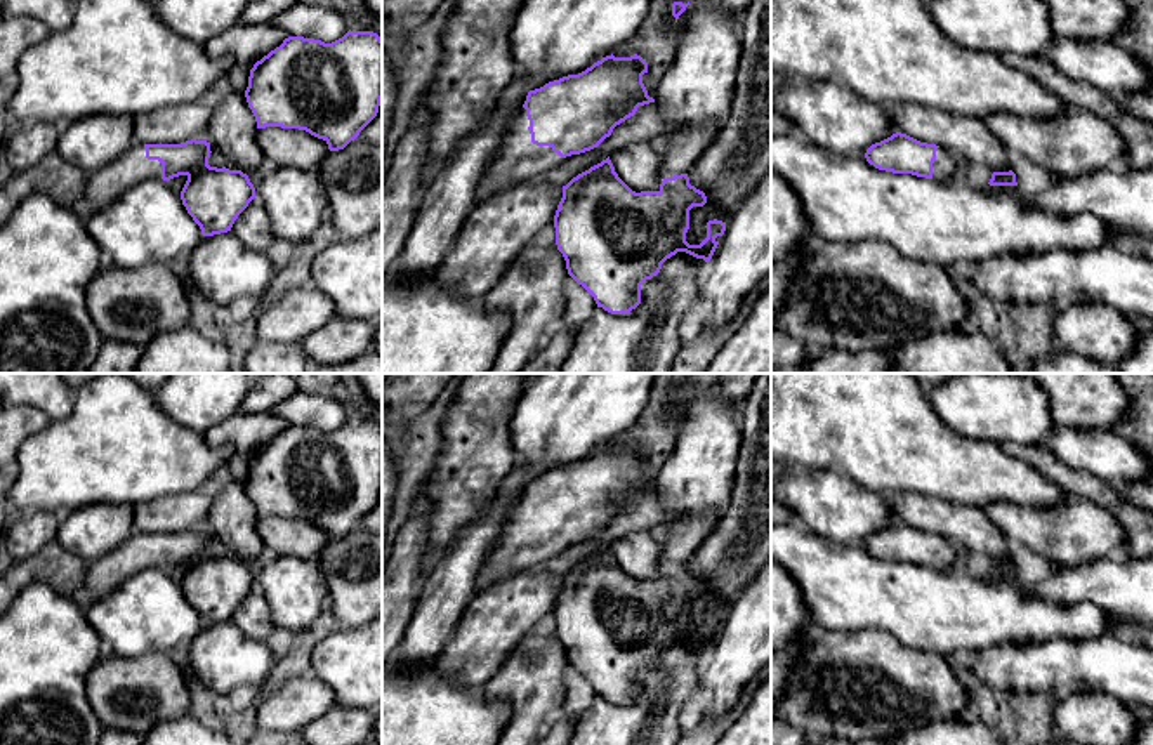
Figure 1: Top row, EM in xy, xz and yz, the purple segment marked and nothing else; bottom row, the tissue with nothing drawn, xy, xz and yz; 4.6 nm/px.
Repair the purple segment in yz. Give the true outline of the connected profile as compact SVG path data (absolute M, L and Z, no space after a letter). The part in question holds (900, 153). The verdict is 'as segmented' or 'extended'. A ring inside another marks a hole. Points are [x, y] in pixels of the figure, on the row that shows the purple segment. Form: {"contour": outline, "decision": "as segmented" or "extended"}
{"contour": "M901 132L872 144L865 158L879 170L912 174L934 181L952 181L957 168L955 155Z", "decision": "extended"}

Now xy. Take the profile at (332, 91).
{"contour": "M351 30L332 43L288 36L254 64L245 97L257 129L299 129L323 139L330 151L344 149L379 113L382 38L373 31Z", "decision": "as segmented"}

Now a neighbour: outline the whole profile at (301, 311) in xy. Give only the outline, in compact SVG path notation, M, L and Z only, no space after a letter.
M314 285L297 287L274 304L255 311L257 340L297 342L335 318L332 300Z

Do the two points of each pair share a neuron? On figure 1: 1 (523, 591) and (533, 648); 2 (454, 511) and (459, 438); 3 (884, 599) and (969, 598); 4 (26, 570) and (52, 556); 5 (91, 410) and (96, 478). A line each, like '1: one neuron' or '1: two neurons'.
1: two neurons
2: one neuron
3: one neuron
4: one neuron
5: one neuron

